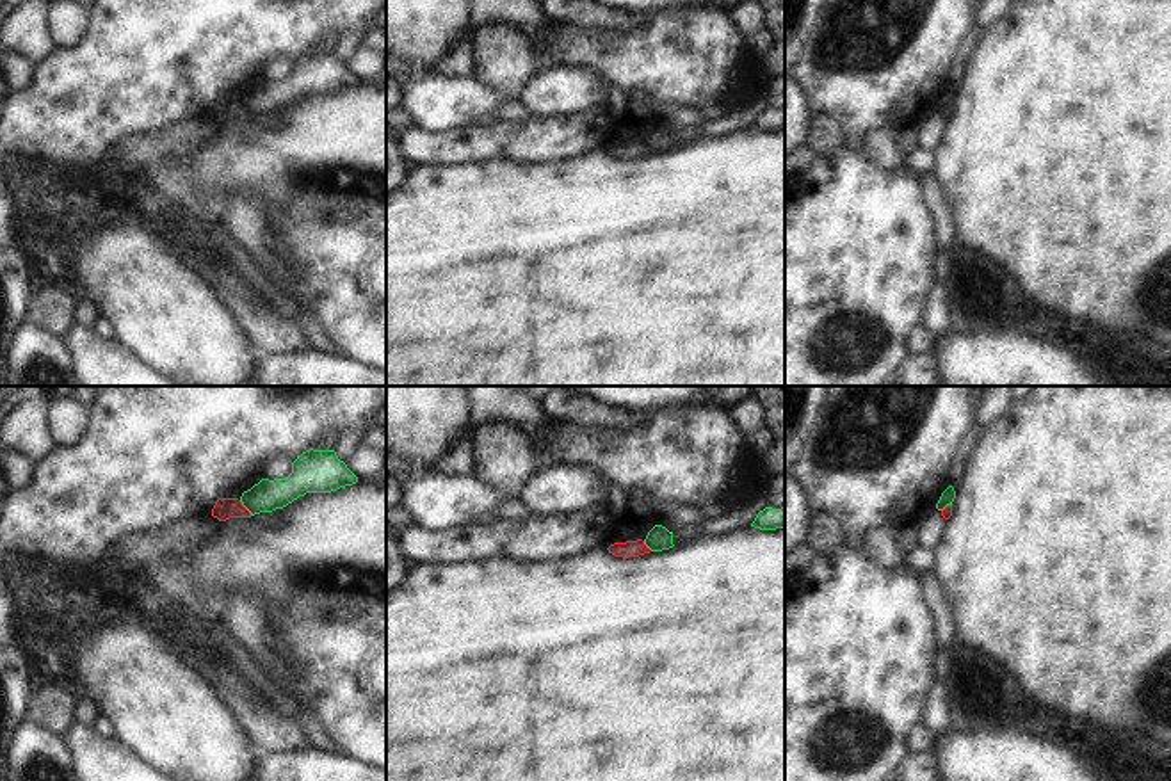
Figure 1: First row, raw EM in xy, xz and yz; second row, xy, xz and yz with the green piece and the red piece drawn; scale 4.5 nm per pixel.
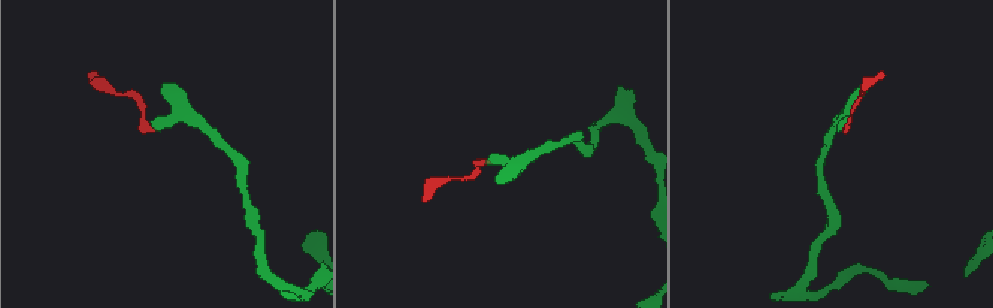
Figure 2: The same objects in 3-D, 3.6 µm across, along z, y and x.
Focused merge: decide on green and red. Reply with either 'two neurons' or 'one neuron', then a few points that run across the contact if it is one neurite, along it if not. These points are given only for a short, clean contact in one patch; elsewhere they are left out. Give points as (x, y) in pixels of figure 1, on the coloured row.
two neurons; line xy (239, 500), (251, 515)

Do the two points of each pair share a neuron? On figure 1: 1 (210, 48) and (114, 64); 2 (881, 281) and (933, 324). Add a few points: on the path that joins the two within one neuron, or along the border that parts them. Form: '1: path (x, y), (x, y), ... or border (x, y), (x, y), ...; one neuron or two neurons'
1: path (187, 48), (157, 48), (137, 64); one neuron
2: border (935, 283), (928, 294), (920, 322); two neurons

